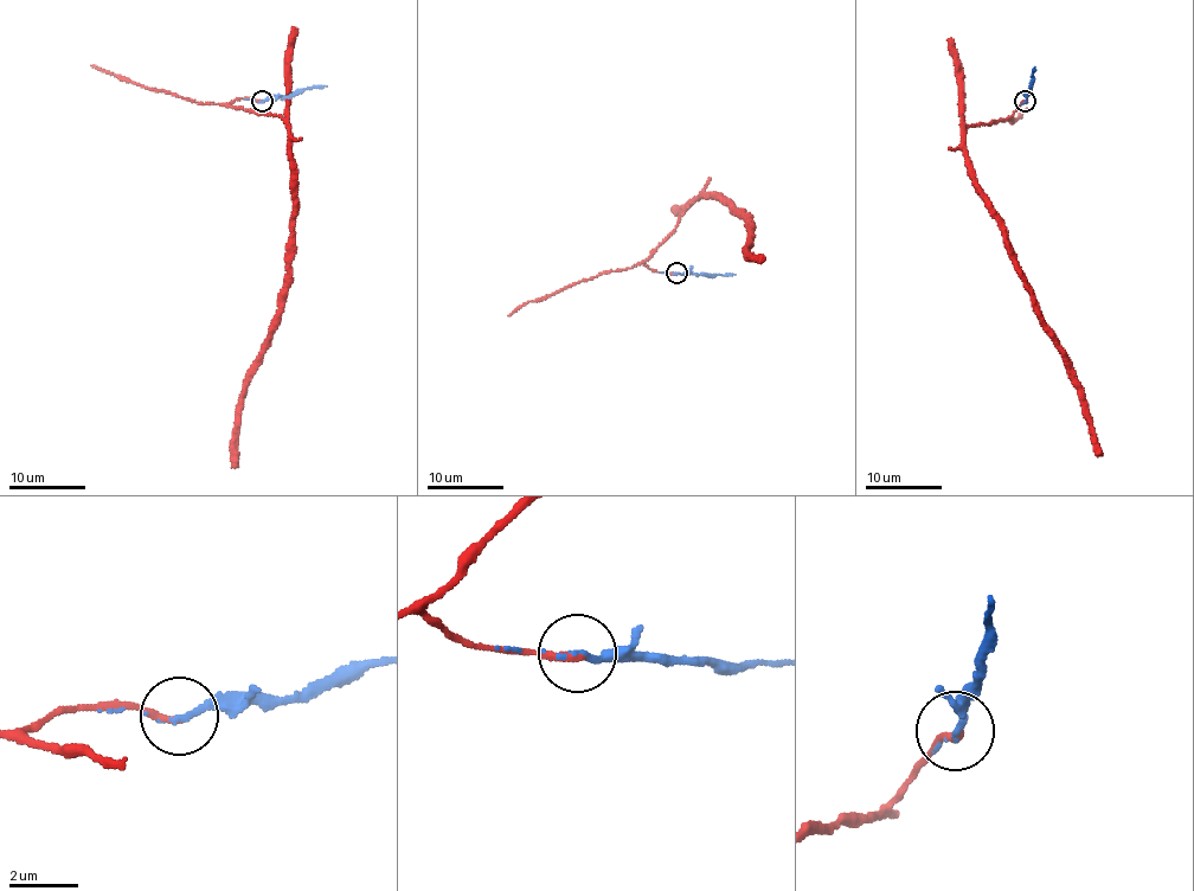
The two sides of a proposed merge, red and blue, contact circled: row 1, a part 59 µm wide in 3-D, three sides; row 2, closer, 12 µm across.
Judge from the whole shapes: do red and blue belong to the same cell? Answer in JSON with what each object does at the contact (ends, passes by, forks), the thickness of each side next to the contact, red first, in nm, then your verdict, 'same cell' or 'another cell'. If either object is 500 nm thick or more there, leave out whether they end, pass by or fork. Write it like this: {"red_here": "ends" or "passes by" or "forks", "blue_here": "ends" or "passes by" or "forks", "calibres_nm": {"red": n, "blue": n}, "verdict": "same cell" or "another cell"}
{"red_here": "ends", "blue_here": "ends", "calibres_nm": {"red": 200, "blue": 200}, "verdict": "same cell"}

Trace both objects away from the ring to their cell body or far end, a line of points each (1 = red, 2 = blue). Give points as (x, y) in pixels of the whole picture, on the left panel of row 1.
1: (262, 100), (237, 98), (230, 106), (283, 120), (294, 173), (291, 244), (283, 307), (242, 398), (231, 468)
2: (262, 100), (290, 97), (306, 89), (326, 85)

